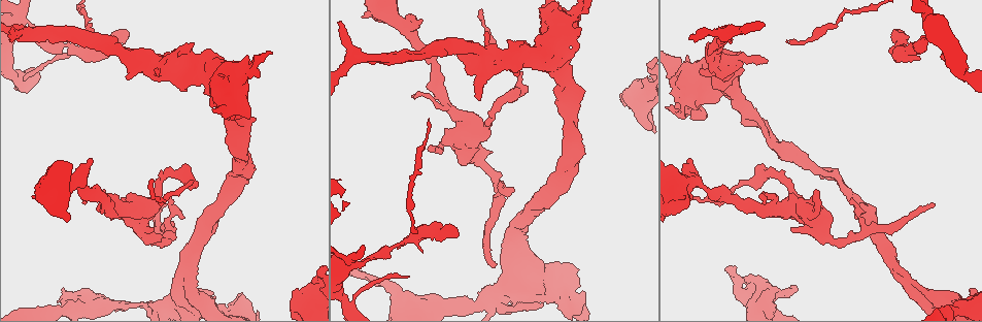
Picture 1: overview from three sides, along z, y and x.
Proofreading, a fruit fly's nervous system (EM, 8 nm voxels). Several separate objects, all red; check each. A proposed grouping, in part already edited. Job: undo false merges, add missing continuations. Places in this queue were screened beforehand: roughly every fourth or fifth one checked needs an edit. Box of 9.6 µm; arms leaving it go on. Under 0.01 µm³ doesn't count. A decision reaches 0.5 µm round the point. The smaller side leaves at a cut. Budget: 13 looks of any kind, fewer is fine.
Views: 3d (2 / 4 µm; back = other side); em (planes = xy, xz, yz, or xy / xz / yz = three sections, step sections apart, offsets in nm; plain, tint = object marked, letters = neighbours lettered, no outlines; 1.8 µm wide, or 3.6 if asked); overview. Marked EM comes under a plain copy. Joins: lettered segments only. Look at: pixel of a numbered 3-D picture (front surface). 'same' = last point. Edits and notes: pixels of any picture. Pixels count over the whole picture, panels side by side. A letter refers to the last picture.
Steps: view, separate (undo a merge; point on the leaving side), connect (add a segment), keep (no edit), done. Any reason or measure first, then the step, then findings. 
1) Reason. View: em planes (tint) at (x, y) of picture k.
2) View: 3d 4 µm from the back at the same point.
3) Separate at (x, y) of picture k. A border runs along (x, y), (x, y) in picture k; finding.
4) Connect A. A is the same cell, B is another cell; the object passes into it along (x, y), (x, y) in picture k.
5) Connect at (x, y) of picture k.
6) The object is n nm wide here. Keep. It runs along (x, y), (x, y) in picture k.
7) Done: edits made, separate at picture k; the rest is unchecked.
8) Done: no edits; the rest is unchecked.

Branch stops here. View: 3d 4 µm at (248, 119) of picture 1.

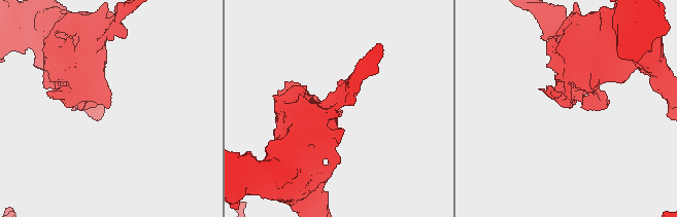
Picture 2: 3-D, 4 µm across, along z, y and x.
View: em xy step 16 (tint) at (106, 105) of picture 2.

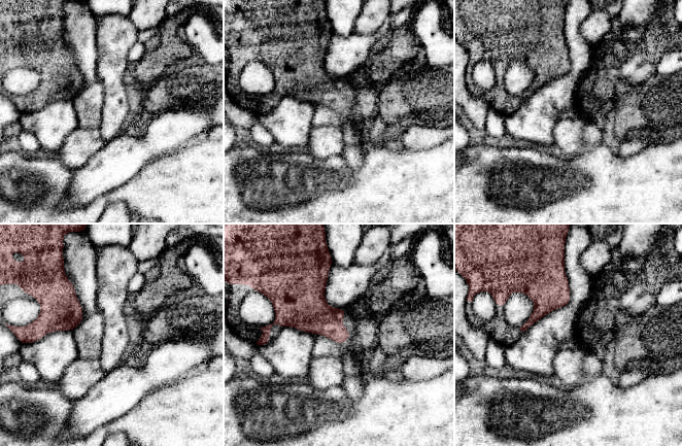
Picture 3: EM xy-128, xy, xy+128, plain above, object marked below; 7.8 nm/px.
Cut it another way. View: em yz step 16 (letters) at the same point.

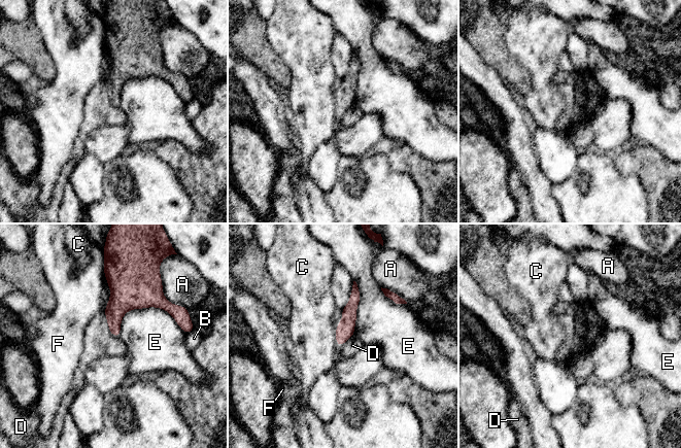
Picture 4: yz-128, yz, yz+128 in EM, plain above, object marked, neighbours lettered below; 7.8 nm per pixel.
Keep. A, B, C, D, E and F are other cells; a border runs along (103, 310), (109, 332), (118, 338) in picture 4; no lettered segment goes on from it.

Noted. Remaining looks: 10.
View: 3d 4 µm at (932, 21) of picture 1.

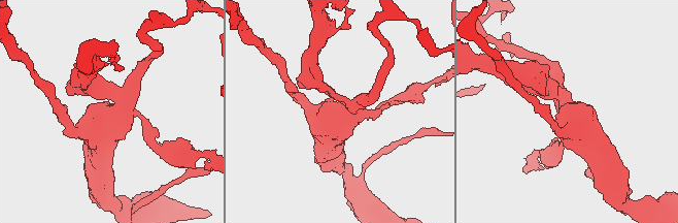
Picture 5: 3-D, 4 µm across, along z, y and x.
4 arms meet here. View: em 3.6 µm planes (letters) at (351, 115) of picture 5.

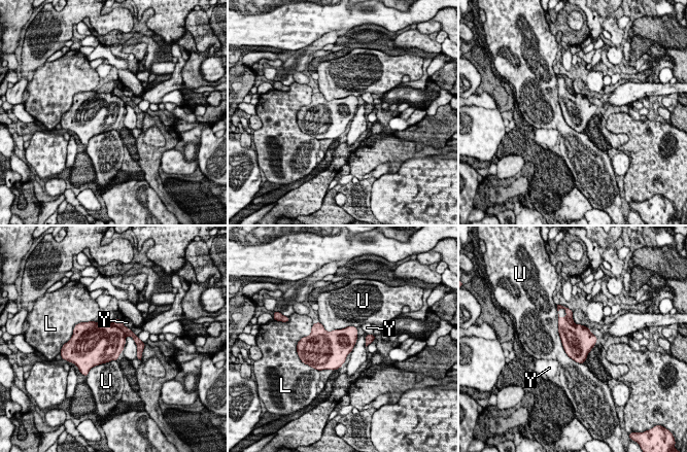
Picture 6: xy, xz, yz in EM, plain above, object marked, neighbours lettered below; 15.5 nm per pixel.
The object is 480 nm wide here. Separate at (116, 321) of picture 6. L, U and Y are other cells; a second neuron is stuck on.

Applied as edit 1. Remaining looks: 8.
View: 3d 2 µm at (934, 204) of picture 1.

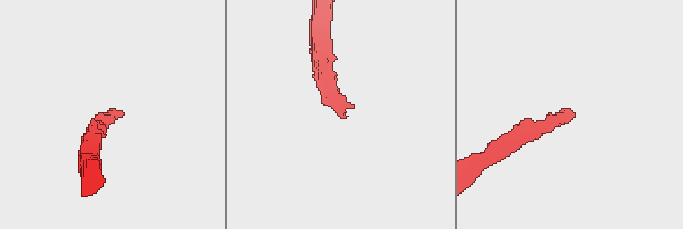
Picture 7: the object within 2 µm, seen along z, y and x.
View: em 3.6 µm yz step 4 (tint) at (345, 118) of picture 7.

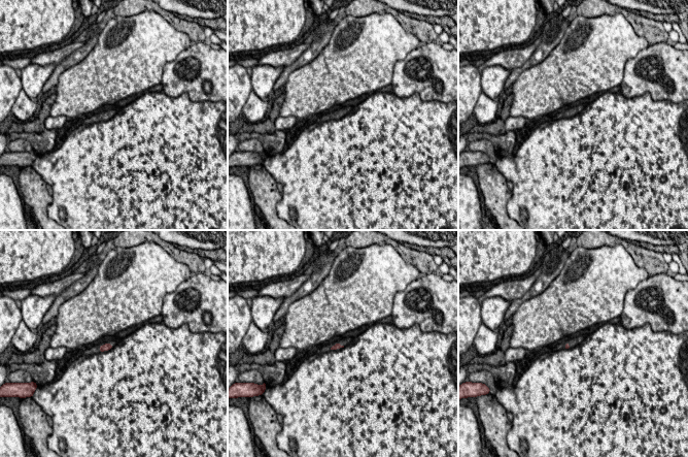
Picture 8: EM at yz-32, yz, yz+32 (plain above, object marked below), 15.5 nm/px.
View: em 3.6 µm planes (letters) at the same point.

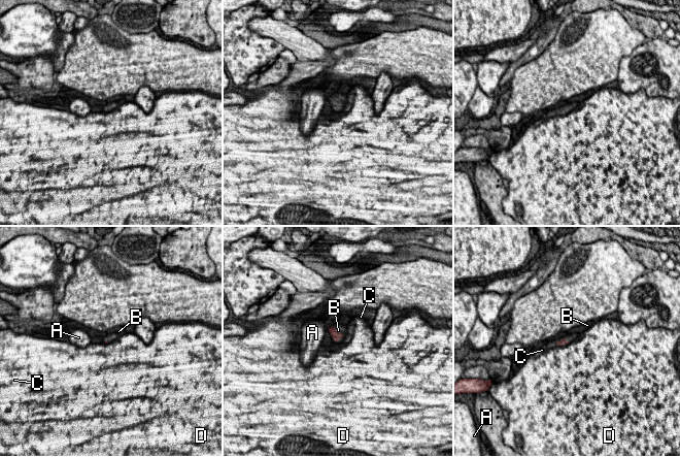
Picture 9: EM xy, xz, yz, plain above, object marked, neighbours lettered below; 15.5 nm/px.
Connect B. B is the same cell, A, C and D are other cells; the object passes into it along (563, 341), (562, 339), (559, 335) in picture 9; the neuron continues.

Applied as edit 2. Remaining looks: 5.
Done: edits made, separate at picture 6, connect at picture 9; the rest is unchecked.

